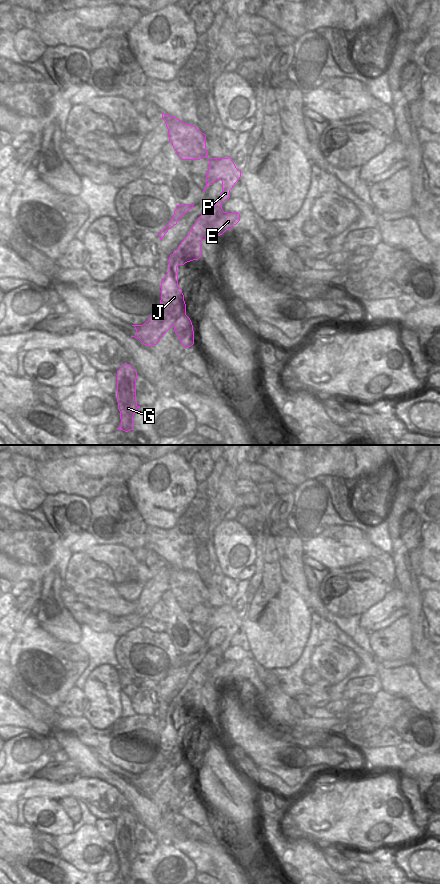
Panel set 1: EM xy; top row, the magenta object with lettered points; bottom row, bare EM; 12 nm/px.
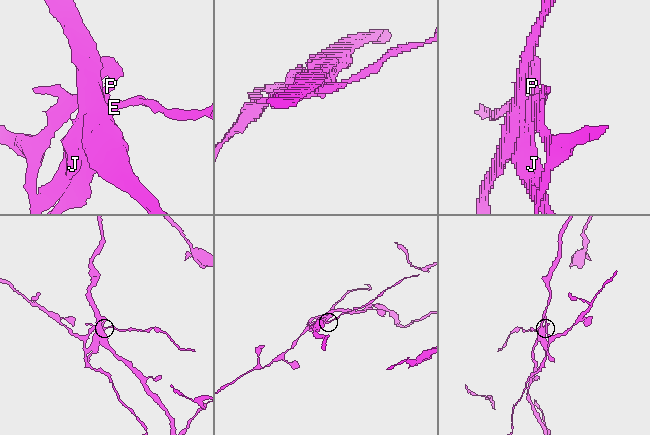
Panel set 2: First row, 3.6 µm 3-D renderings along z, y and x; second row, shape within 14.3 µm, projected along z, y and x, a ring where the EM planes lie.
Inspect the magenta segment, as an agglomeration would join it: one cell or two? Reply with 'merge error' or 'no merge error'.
merge error

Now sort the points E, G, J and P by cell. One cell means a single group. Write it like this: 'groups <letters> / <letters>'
groups E / G J P

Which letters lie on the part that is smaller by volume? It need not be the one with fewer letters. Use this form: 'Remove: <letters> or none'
Remove: E

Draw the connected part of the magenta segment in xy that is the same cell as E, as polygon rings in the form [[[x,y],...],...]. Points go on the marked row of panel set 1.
[[[224,212],[220,216],[220,221],[217,224],[217,234],[222,235],[226,230],[230,230],[234,225],[240,221],[239,213]]]

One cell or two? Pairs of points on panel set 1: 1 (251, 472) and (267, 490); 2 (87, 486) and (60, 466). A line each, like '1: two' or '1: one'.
1: two
2: one

